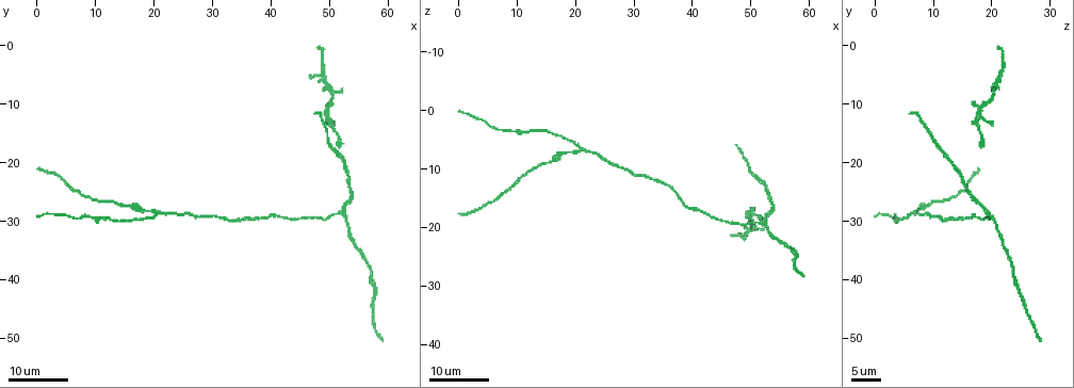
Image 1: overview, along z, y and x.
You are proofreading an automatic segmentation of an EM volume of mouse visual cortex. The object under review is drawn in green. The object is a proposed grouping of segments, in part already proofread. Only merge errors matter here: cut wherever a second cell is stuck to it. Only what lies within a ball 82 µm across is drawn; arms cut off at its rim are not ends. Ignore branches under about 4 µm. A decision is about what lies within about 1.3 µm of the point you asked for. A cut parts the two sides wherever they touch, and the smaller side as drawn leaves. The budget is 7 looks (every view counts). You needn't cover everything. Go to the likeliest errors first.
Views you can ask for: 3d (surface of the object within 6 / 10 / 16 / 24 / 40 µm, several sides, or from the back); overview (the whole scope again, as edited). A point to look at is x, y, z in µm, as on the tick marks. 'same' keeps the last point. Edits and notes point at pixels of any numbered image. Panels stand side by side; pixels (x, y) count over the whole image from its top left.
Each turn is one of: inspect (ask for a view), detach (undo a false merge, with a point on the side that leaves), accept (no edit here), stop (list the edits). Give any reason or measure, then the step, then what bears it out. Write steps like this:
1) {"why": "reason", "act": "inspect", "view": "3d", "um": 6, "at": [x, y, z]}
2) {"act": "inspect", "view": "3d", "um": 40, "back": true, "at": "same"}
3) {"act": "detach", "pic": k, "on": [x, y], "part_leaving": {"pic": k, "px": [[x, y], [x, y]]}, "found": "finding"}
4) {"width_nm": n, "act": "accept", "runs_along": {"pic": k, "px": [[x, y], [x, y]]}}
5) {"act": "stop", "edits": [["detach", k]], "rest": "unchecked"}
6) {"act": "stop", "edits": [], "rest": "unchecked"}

{"why": "a fork", "act": "inspect", "view": "3d", "um": 16, "at": [20.5, 28.5, 6.5]}

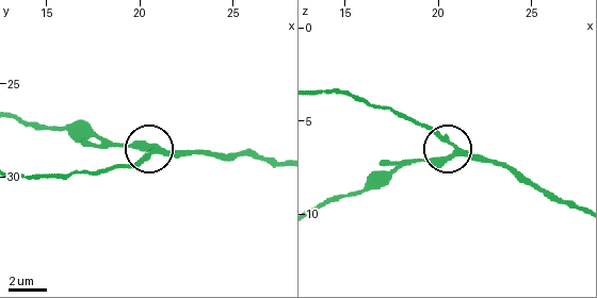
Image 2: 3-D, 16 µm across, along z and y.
{"why": "zoom in", "act": "inspect", "view": "3d", "um": 10, "at": "same"}

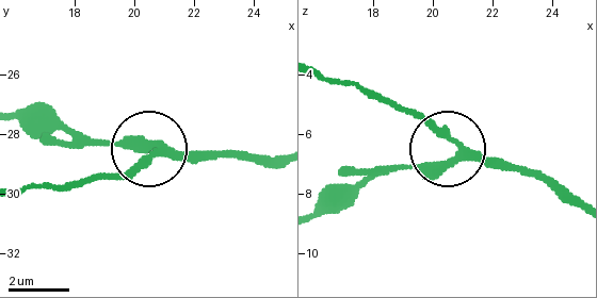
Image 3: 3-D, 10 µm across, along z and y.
{"arms": 3, "act": "accept", "runs_along": {"pic": 3, "px": [[278, 158], [148, 155], [105, 178]]}, "found": "all the same cell"}

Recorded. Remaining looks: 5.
{"why": "calibre changes", "act": "inspect", "view": "3d", "um": 16, "at": [15.5, 27.0, 9.0]}

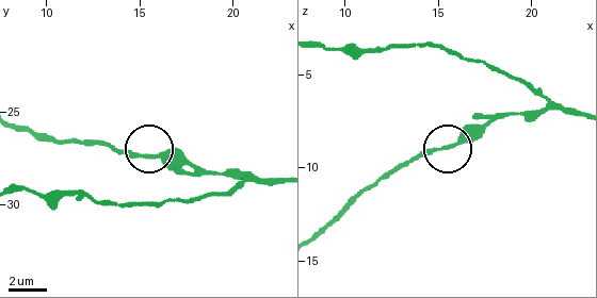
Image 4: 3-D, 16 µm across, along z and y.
{"act": "inspect", "view": "3d", "um": 10, "at": [16.0, 27.4, 8.8]}

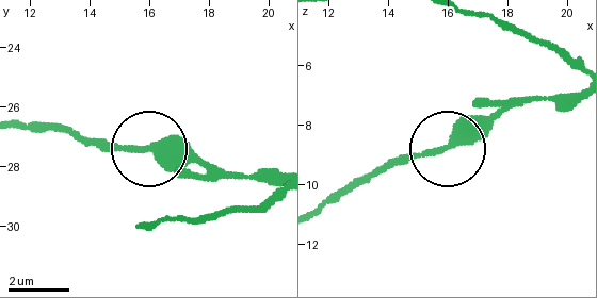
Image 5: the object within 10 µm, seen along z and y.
{"width_nm": 370, "act": "accept", "runs_along": {"pic": 5, "px": [[275, 180], [191, 175], [79, 139]]}, "found": "all the same cell"}

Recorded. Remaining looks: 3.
{"why": "sudden change in width", "act": "inspect", "view": "3d", "um": 16, "at": [44.0, 30.0, 18.5]}

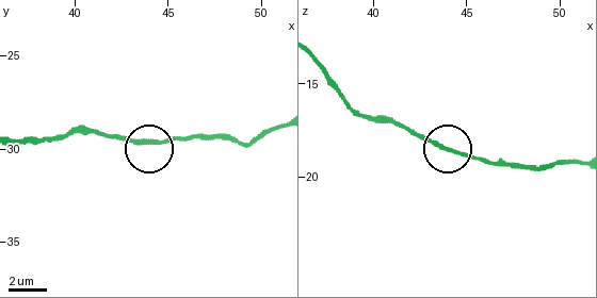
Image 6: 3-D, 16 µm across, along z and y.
{"act": "inspect", "view": "3d", "um": 6, "at": [44.1, 29.6, 18.6]}

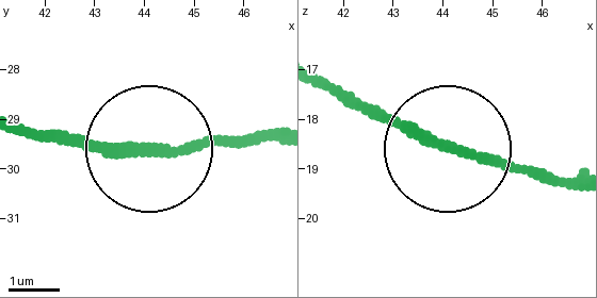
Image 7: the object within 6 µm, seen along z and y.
{"act": "accept", "runs_along": {"pic": 7, "px": [[317, 81], [444, 149], [571, 179]]}, "found": "all the same cell"}

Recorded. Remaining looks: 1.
{"act": "stop", "edits": [], "rest": "unchecked"}

